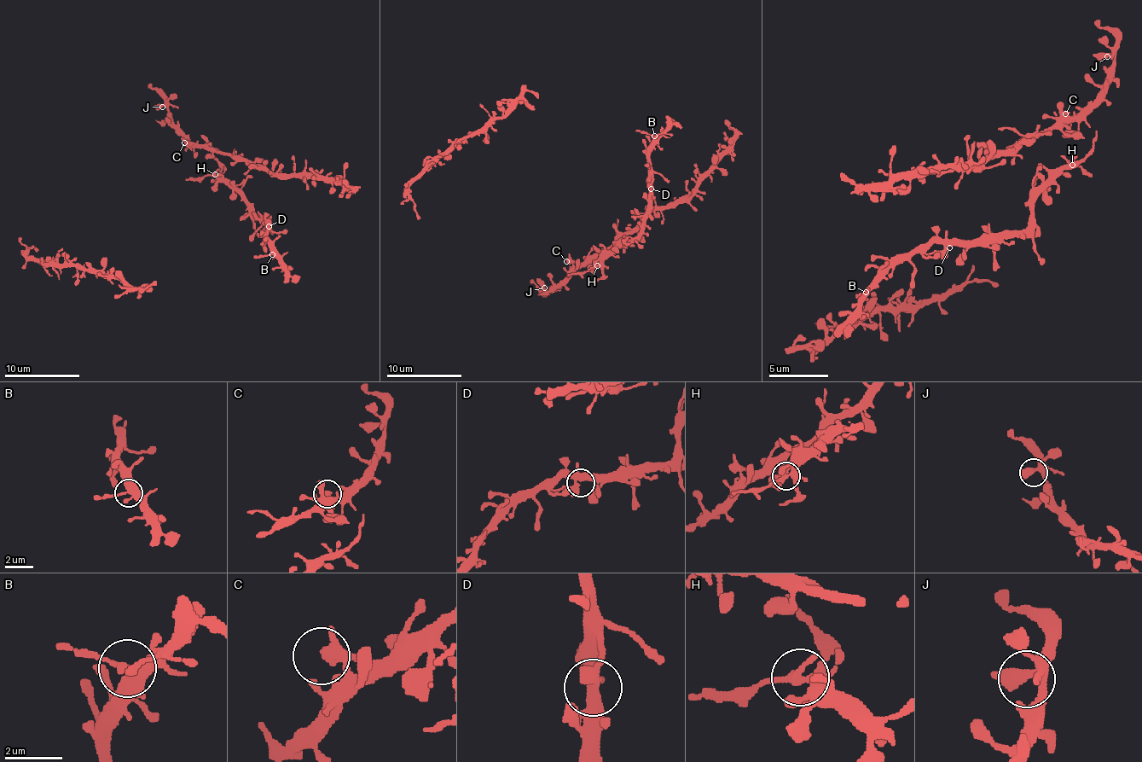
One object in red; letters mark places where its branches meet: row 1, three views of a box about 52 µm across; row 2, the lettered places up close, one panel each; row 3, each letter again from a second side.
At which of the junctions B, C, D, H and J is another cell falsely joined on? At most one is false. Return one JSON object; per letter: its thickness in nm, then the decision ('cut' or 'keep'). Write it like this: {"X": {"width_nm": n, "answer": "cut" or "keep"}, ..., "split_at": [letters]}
{"B": {"width_nm": 360, "answer": "keep"}, "C": {"width_nm": 280, "answer": "keep"}, "D": {"width_nm": 400, "answer": "keep"}, "H": {"width_nm": 340, "answer": "cut"}, "J": {"width_nm": 340, "answer": "keep"}, "split_at": ["H"]}

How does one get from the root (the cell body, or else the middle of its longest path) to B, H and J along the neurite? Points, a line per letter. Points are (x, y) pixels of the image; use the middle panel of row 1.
B: (648, 181), (648, 149), (654, 136)
H: (648, 181), (648, 217), (645, 220), (643, 231), (635, 239), (623, 239), (596, 265)
J: (648, 181), (645, 228), (604, 261), (604, 275), (596, 278), (593, 259), (582, 263), (553, 291), (544, 287)

